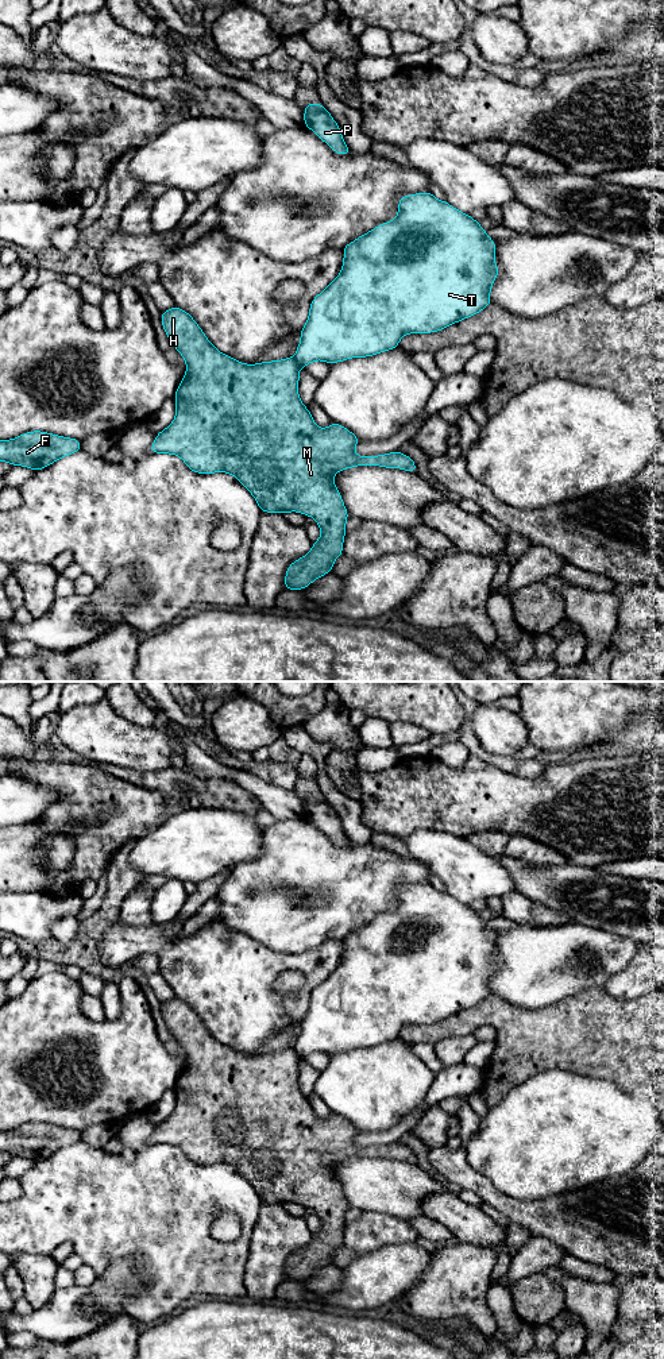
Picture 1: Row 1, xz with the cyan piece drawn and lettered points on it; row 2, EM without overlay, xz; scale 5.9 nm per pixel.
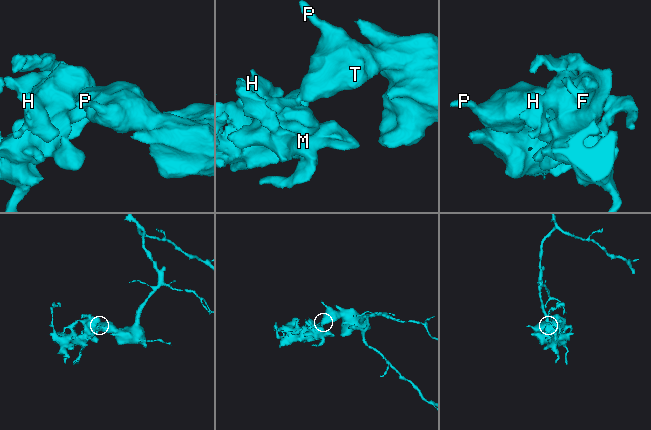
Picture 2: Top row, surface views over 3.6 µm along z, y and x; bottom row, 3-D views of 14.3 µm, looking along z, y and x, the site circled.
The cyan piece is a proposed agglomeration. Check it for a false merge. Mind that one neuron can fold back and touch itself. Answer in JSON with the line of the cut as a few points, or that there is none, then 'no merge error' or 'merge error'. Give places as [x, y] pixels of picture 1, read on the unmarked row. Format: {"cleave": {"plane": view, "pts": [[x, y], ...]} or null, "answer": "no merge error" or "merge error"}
{"cleave": {"plane": "xz", "pts": [[293, 1049], [301, 1057]]}, "answer": "merge error"}

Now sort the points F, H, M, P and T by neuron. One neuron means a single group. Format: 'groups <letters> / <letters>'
groups F H M / P T

